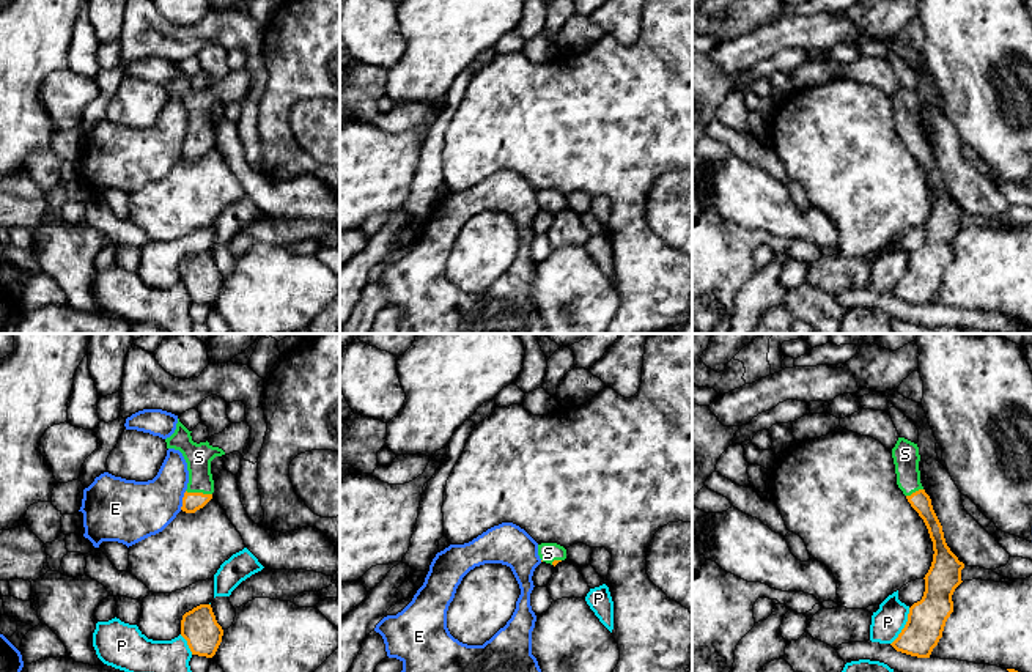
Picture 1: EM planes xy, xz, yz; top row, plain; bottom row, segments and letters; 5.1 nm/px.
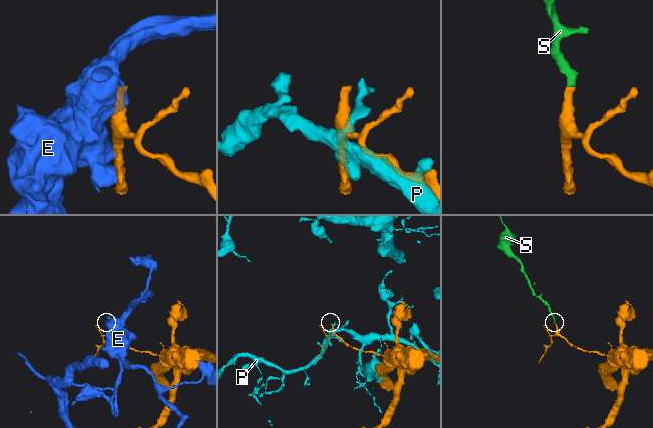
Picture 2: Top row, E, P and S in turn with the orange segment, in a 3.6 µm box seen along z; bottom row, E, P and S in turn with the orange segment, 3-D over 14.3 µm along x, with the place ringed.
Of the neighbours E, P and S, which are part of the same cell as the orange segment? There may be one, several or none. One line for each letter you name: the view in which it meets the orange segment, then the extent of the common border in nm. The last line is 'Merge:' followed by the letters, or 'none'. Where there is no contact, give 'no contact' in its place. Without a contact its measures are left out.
S: meets orange in xy; contact 140 nm long
Merge: S

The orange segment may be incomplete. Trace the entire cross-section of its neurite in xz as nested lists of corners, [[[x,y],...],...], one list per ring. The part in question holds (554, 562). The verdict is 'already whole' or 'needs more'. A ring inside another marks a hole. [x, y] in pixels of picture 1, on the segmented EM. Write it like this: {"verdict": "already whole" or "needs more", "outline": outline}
{"verdict": "needs more", "outline": [[[541,543],[538,545],[538,556],[543,562],[555,567],[566,559],[566,549],[557,543]]]}

